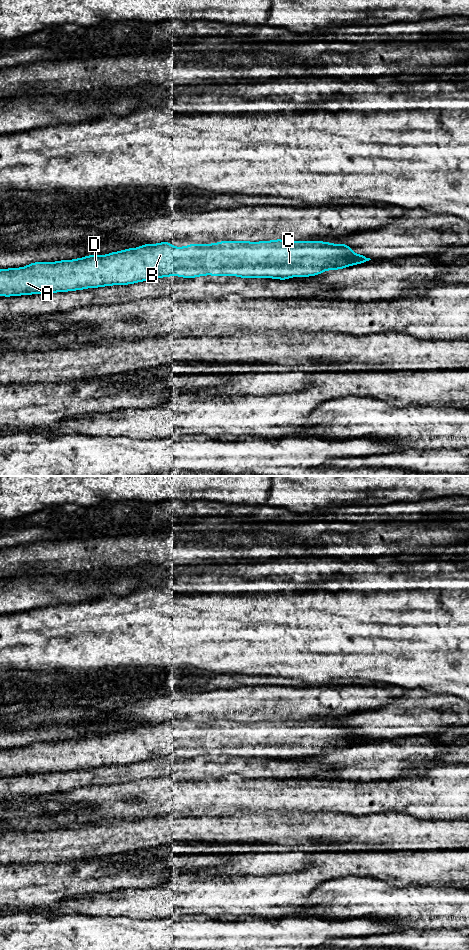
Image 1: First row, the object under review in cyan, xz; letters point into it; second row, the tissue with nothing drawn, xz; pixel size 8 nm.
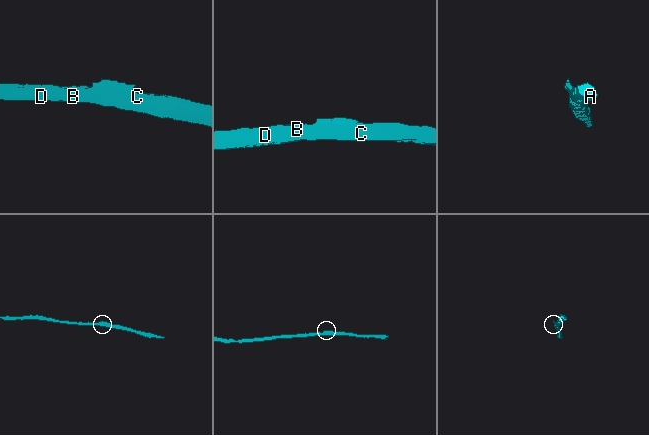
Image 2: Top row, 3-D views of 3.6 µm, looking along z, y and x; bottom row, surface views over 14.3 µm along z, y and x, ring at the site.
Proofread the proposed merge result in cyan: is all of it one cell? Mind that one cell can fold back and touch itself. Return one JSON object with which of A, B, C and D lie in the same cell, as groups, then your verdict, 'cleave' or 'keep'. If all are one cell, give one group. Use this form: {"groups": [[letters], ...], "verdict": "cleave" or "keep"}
{"groups": [["A", "B", "C", "D"]], "verdict": "keep"}

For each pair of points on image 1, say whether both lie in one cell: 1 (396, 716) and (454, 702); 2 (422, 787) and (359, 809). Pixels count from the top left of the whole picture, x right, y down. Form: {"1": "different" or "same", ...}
{"1": "same", "2": "same"}

